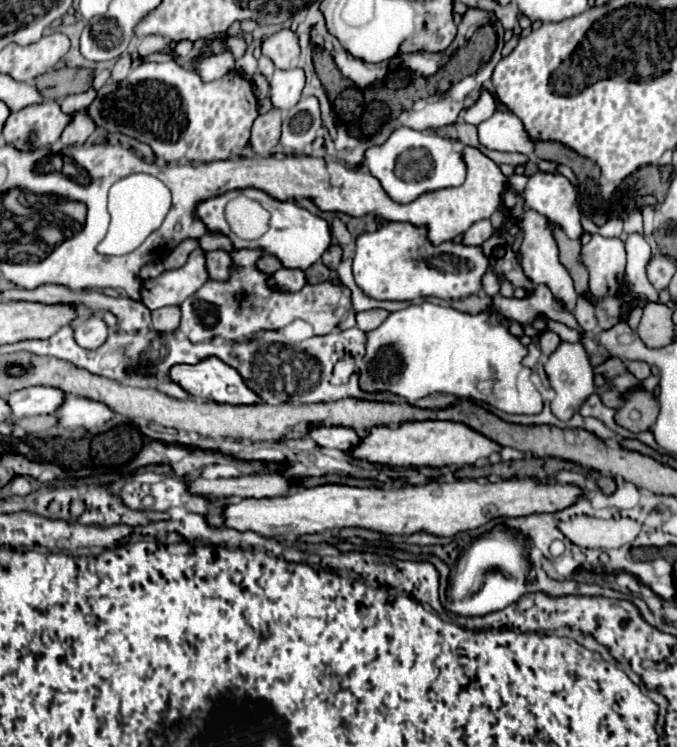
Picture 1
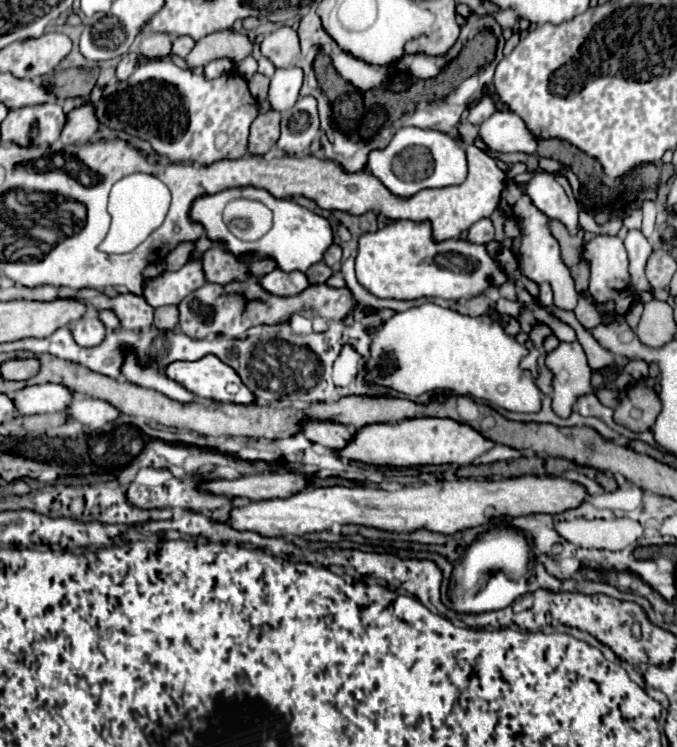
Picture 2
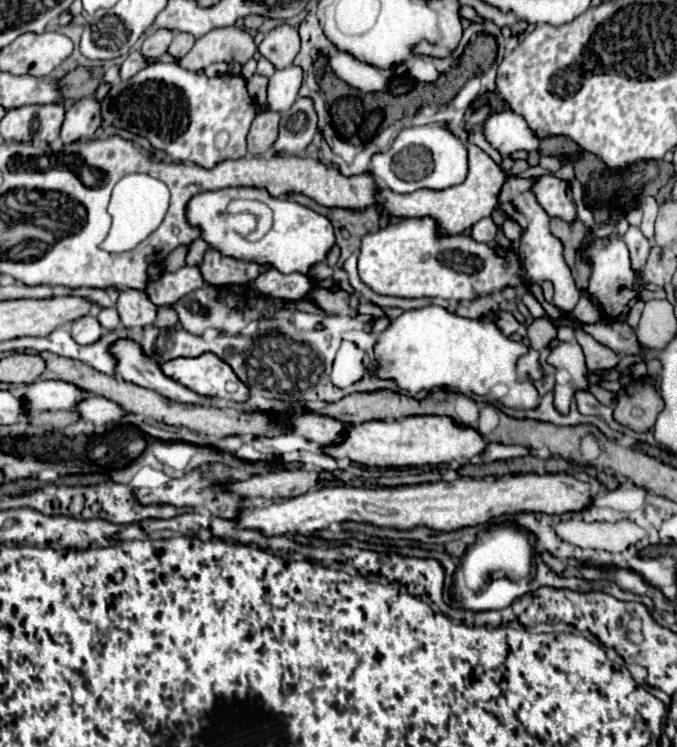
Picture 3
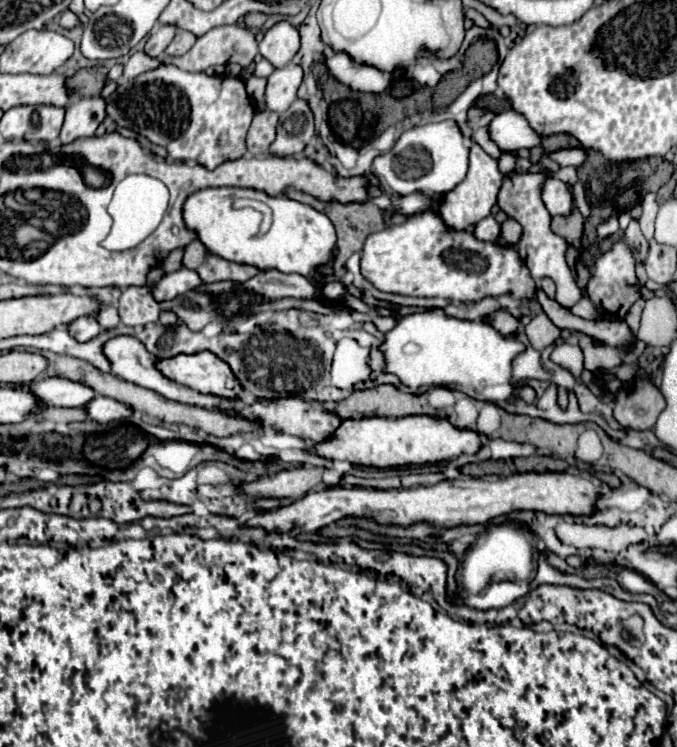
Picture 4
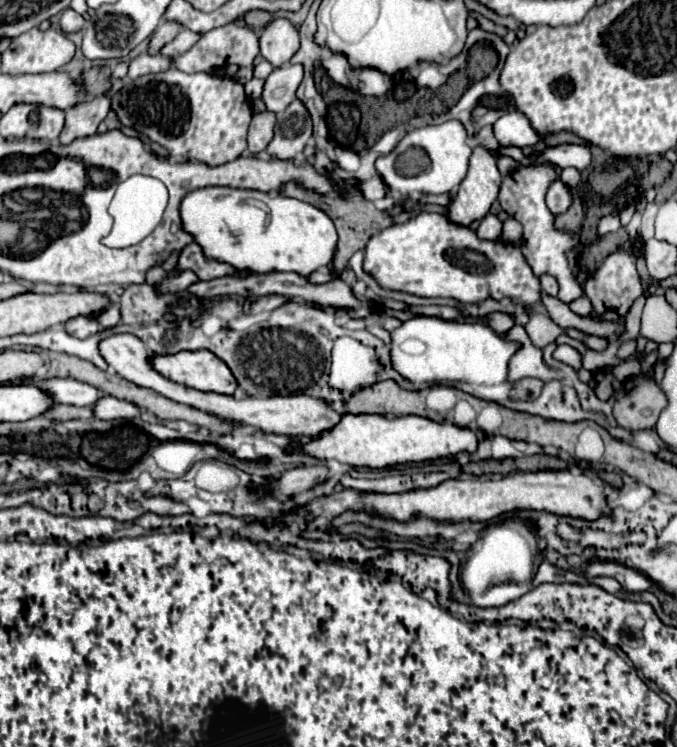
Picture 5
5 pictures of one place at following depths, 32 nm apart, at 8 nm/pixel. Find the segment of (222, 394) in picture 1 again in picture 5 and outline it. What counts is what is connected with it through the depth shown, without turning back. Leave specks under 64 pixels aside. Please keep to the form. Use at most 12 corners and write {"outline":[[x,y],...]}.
{"outline":[[212,352],[154,356],[164,378],[200,392],[234,394],[230,368]]}

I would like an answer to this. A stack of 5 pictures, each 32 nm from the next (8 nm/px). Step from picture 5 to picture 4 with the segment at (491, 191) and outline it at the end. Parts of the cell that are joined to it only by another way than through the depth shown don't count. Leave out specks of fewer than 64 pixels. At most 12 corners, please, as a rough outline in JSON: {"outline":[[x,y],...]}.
{"outline":[[478,144],[462,184],[440,196],[390,196],[404,216],[434,212],[468,230],[490,216],[504,174]]}

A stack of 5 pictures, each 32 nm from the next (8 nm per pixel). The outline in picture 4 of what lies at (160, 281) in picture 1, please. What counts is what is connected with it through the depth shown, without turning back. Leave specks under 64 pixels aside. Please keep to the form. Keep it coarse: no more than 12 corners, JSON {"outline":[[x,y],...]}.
{"outline":[[180,268],[150,286],[156,302],[200,288],[196,270]]}

